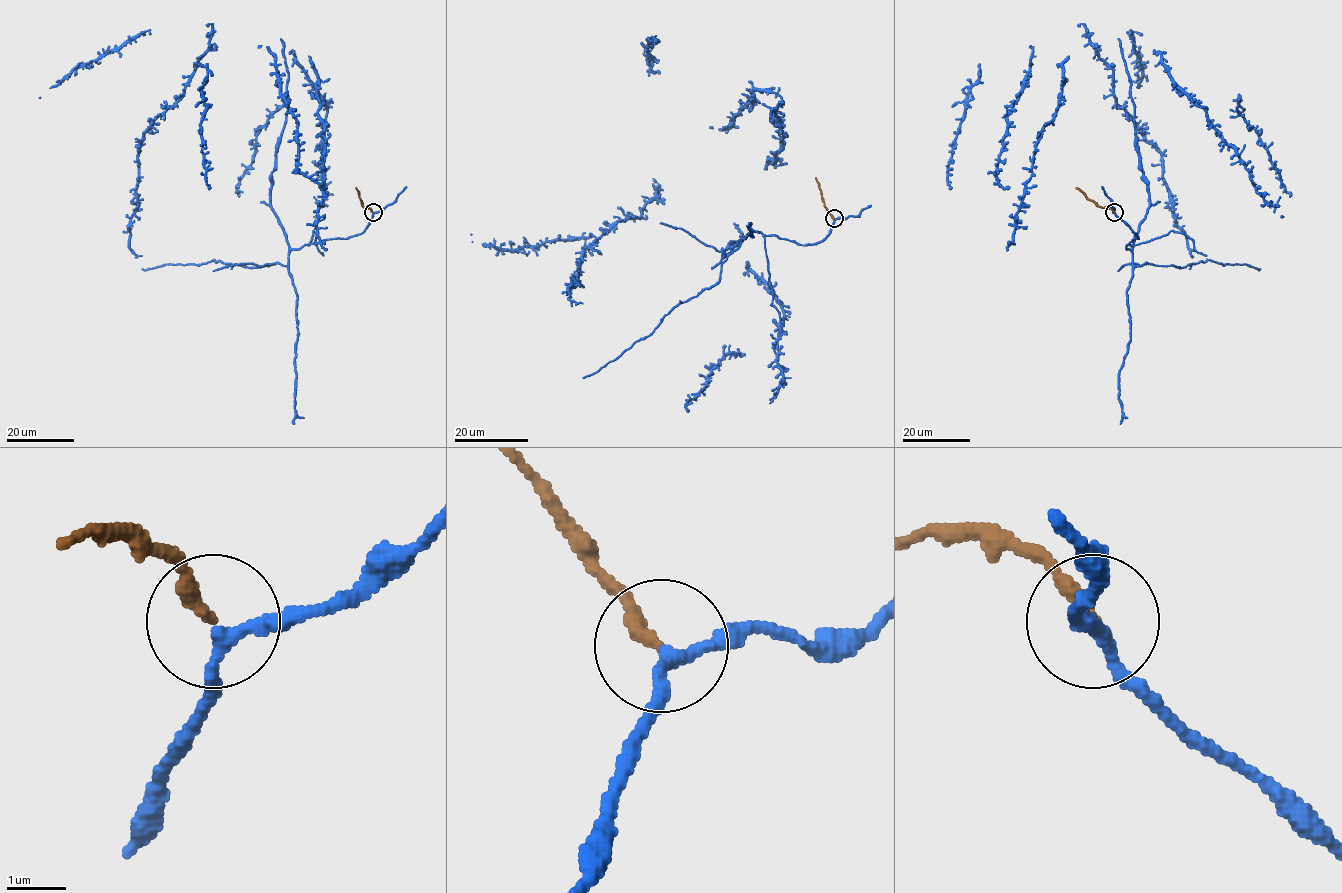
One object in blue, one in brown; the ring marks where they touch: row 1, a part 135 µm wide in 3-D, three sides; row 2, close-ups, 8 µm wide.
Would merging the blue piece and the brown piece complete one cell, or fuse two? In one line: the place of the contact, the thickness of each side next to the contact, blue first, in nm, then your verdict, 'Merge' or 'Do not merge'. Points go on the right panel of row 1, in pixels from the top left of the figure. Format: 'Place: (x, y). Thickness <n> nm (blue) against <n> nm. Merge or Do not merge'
Place: (1114, 212). Thickness 200 nm (blue) against 240 nm. Merge

